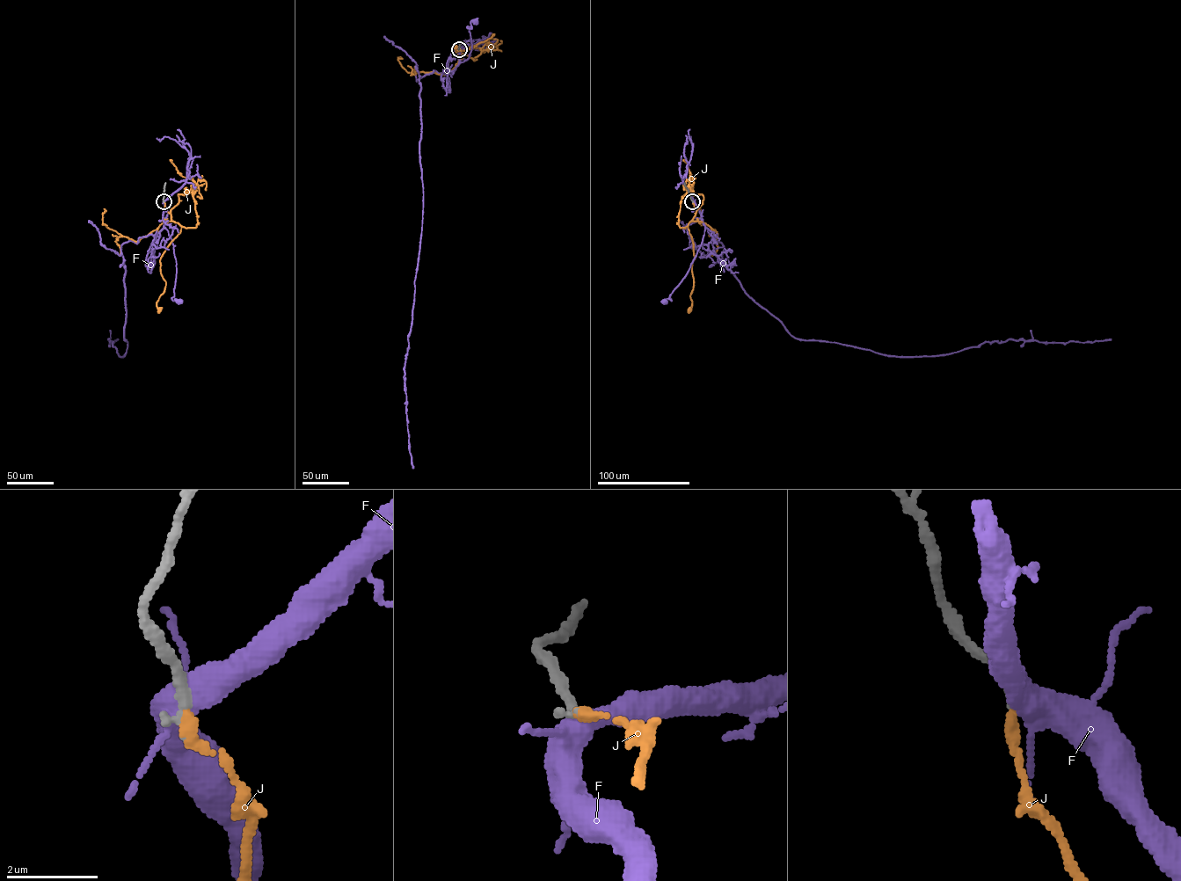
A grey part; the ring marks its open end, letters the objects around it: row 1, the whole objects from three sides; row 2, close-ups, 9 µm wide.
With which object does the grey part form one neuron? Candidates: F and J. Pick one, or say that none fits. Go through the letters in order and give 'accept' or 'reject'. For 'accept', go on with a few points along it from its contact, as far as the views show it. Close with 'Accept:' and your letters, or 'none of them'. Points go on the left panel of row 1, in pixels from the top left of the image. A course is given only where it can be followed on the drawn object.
F: reject
J: accept; it runs (164, 201), (171, 220), (181, 229), (160, 260), (160, 272), (166, 284), (156, 302), (158, 309)
Accept: J

